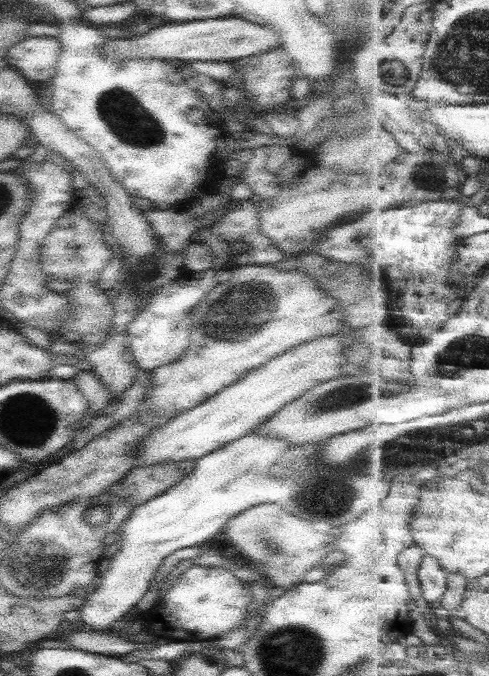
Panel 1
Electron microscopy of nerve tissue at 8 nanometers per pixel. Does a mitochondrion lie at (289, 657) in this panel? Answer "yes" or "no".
yes

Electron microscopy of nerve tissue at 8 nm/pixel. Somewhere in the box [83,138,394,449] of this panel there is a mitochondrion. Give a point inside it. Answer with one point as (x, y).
(238, 312)

